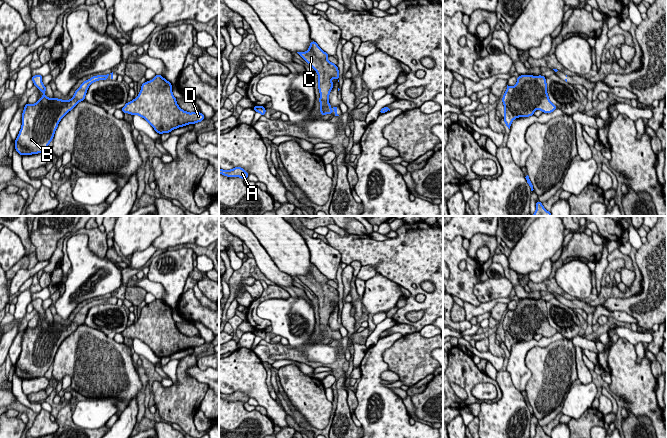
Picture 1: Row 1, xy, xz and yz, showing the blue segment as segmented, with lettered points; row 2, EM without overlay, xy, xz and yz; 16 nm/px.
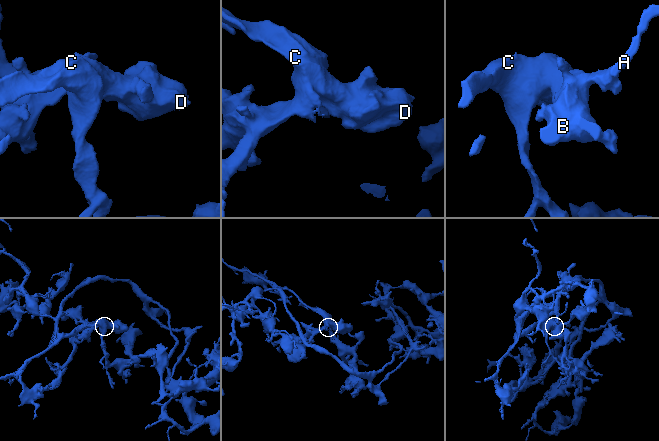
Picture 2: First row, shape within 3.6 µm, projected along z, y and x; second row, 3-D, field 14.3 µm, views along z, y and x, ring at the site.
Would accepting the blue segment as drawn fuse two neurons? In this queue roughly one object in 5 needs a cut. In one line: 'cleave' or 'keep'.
keep

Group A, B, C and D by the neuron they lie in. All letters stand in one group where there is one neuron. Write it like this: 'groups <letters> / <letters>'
groups A B C D

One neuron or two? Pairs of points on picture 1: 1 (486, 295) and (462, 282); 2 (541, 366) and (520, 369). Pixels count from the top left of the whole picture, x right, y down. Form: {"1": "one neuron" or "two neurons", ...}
{"1": "two neurons", "2": "two neurons"}

